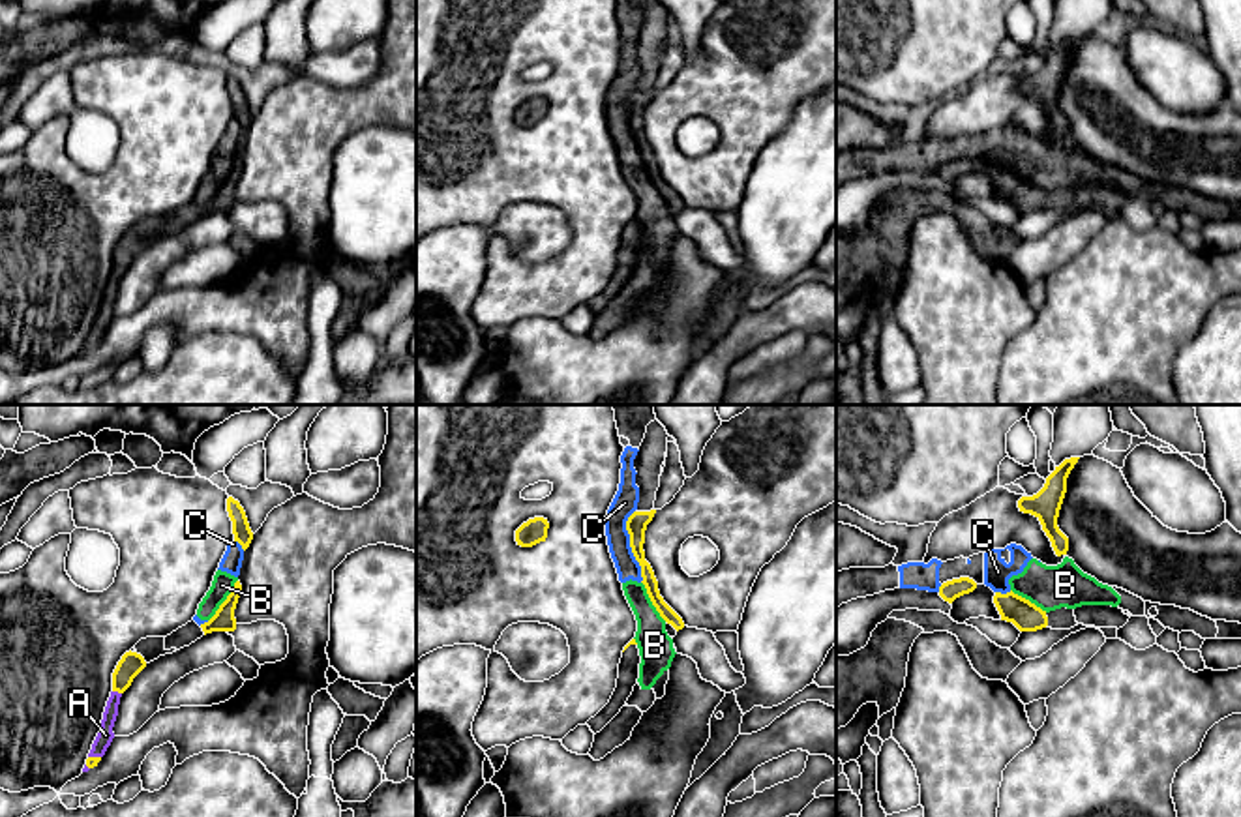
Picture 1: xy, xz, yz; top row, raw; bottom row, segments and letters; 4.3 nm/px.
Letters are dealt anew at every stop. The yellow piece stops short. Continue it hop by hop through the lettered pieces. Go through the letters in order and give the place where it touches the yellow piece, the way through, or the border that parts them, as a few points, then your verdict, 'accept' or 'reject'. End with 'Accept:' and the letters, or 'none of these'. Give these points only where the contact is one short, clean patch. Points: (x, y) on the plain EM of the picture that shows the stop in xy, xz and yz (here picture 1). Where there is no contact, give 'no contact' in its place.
A: meets yellow in xy at (117, 270); accept
B: meets yellow in xy at (225, 180); border along xy (237, 160), (227, 178), (209, 201); reject
C: meets yellow in xz at (630, 126); reject
Accept: A

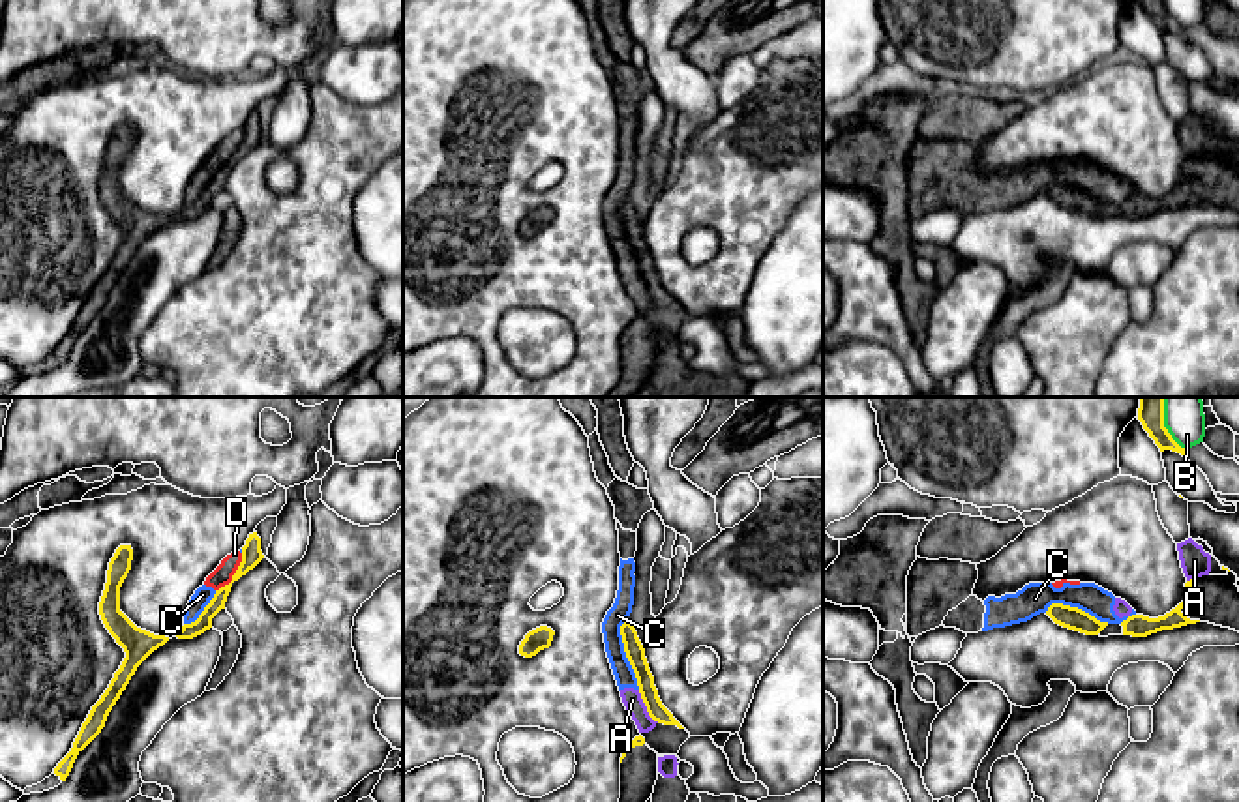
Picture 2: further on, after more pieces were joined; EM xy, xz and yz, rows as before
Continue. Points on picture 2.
A: meets yellow in xz at (645, 285); border along xz (638, 270), (645, 291), (658, 302); reject
B: meets yellow in yz at (1170, 15); border along yz (1163, 0), (1168, 14), (1185, 29); reject
C: meets yellow in xz at (626, 235); reject
D: meets yellow in xy at (235, 154); border along xy (242, 133), (233, 158), (216, 171); reject
Accept: none of these

